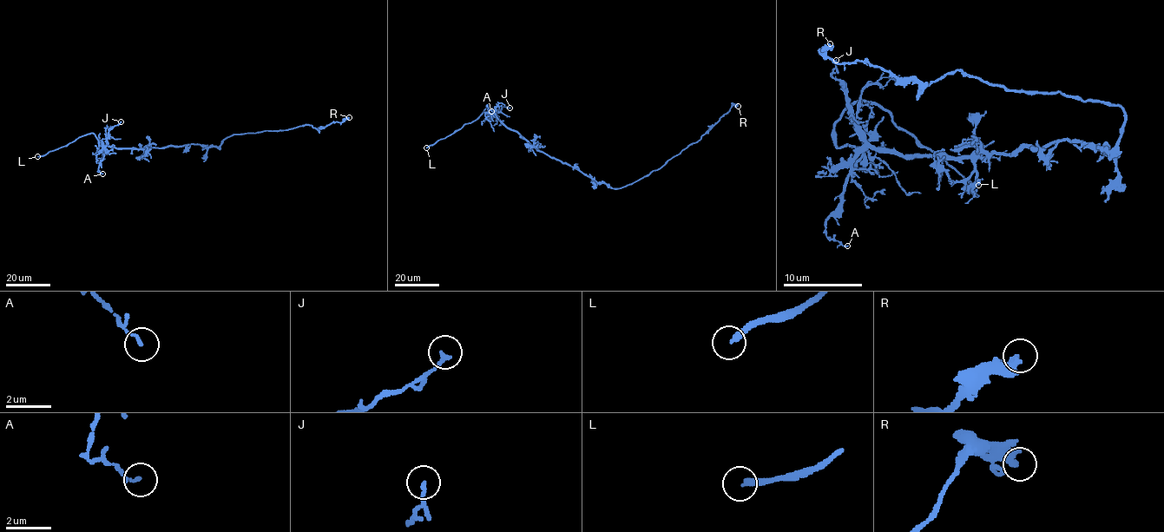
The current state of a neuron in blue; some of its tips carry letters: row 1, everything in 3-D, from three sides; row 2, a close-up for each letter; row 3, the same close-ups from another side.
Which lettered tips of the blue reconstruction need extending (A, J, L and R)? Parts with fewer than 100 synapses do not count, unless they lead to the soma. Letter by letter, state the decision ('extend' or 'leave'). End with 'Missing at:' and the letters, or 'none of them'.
A: leave
J: leave
L: extend
R: leave
Missing at: L

